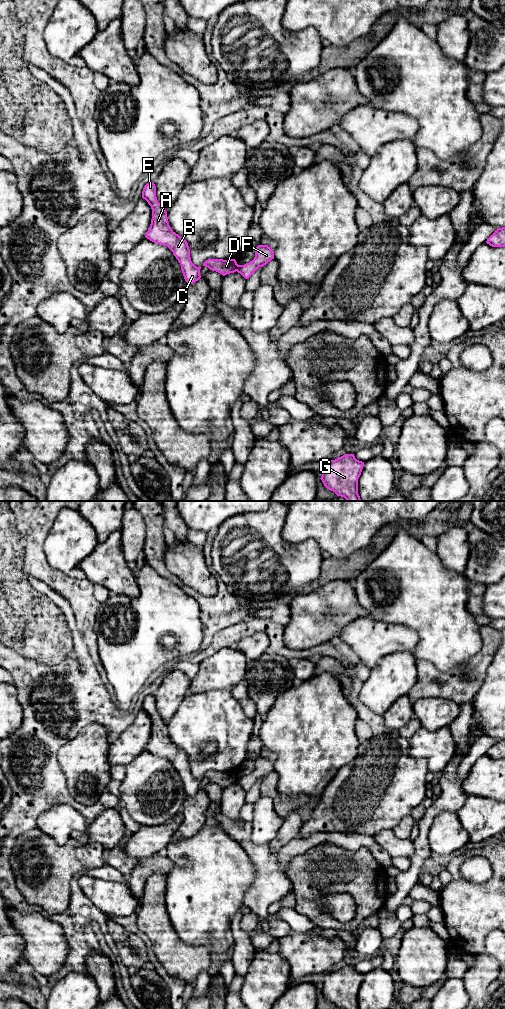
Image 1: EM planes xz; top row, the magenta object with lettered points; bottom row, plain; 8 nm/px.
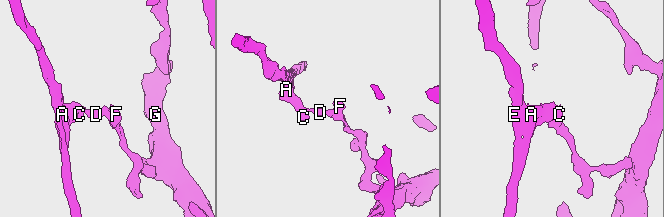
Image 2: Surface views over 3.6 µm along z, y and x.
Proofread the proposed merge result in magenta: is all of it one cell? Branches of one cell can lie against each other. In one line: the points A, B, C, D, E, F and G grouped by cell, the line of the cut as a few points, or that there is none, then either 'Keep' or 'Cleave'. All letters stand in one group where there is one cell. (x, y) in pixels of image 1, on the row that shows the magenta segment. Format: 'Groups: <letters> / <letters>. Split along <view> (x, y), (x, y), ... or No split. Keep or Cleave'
Groups: A B C D E / F G. Split along xz (238, 265), (236, 270). Cleave

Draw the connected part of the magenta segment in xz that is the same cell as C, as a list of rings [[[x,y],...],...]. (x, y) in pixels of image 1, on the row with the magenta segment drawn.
[[[149,182],[144,186],[142,198],[148,202],[152,209],[151,224],[145,237],[154,243],[167,246],[180,263],[187,284],[195,283],[201,278],[201,267],[192,263],[187,241],[171,229],[167,212],[157,200],[154,182]]]

